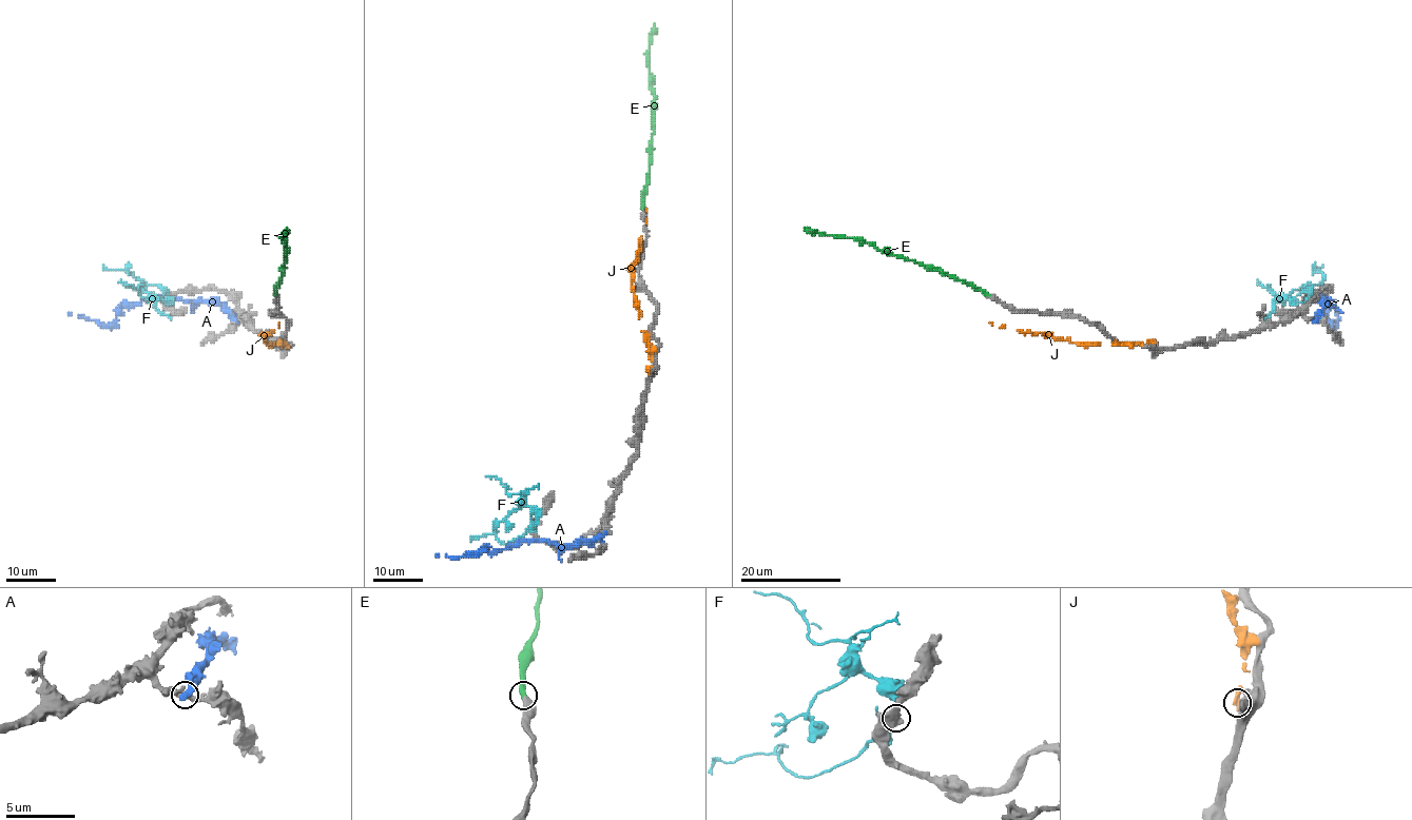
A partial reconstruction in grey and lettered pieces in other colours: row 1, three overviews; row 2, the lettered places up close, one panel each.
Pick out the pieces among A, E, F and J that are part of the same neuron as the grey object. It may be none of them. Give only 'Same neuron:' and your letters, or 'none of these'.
Same neuron: E

